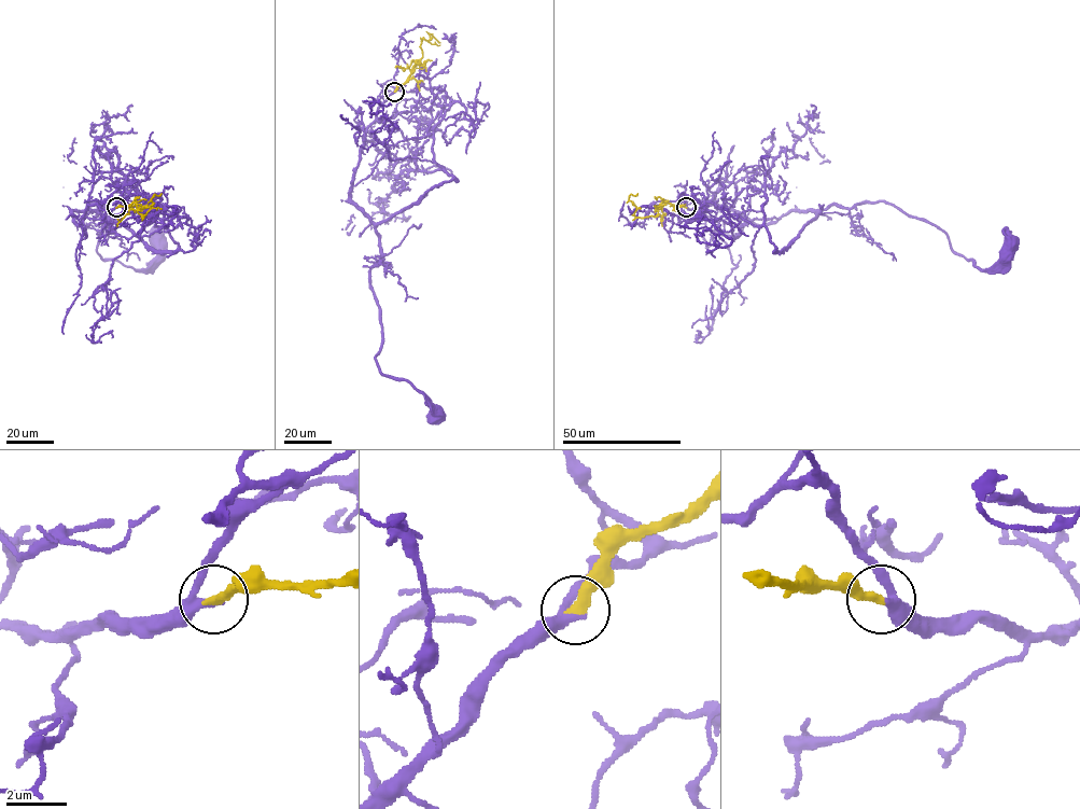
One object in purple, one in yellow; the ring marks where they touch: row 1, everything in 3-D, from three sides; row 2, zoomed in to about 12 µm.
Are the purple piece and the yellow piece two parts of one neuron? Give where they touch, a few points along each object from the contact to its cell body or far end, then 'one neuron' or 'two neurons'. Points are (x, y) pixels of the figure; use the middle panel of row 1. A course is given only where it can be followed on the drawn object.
at (394, 92); purple runs (394, 92), (365, 135), (350, 199), (379, 237), (381, 259), (370, 269), (378, 368), (408, 380), (435, 415); yellow runs (394, 91), (422, 56), (421, 41), (428, 41), (429, 33), (439, 43); one neuron

